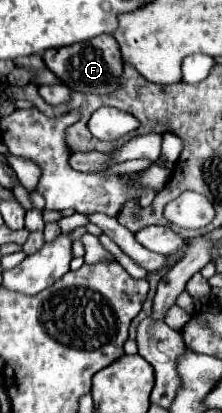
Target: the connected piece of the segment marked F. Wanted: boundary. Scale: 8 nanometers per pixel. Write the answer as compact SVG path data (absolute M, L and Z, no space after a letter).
M102 34L86 42L78 42L72 46L62 46L56 50L44 52L46 66L72 90L78 92L92 92L92 94L110 94L120 86L120 72L122 72L122 56L118 44L112 36Z

